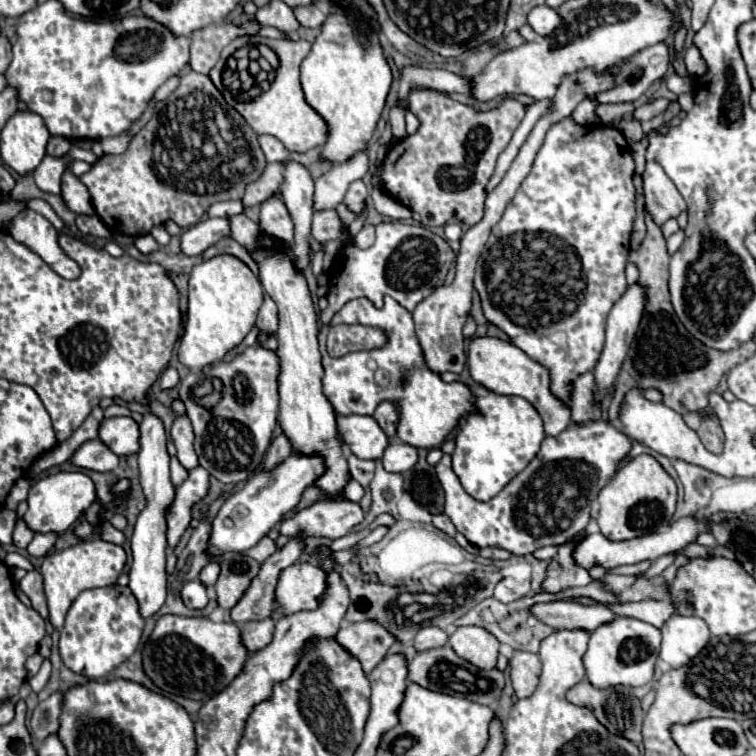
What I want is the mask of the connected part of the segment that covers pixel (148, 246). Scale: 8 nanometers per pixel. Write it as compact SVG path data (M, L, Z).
M144 234L144 236L136 238L136 248L138 248L142 254L156 252L156 250L158 250L158 242L156 242L154 238L150 238L150 234Z

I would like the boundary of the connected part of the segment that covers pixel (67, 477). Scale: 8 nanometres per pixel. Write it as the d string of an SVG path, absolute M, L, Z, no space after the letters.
M56 472L50 476L40 478L28 494L28 512L24 514L24 520L28 528L34 532L66 532L72 524L76 524L84 512L94 504L96 490L94 482L84 472Z

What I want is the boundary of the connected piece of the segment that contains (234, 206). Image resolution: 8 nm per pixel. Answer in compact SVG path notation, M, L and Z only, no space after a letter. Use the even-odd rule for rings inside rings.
M228 200L228 202L216 202L208 208L208 214L222 214L224 218L232 216L232 214L240 214L242 212L242 200Z

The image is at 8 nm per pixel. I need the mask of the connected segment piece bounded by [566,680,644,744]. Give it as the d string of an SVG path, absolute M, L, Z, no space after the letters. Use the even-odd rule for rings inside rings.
M588 680L578 682L576 686L572 686L566 692L566 700L592 710L592 714L598 718L600 724L604 724L608 728L610 734L620 734L628 740L632 740L634 744L642 742L642 708L640 708L640 700L632 694L630 686L612 686L612 688L594 688Z

